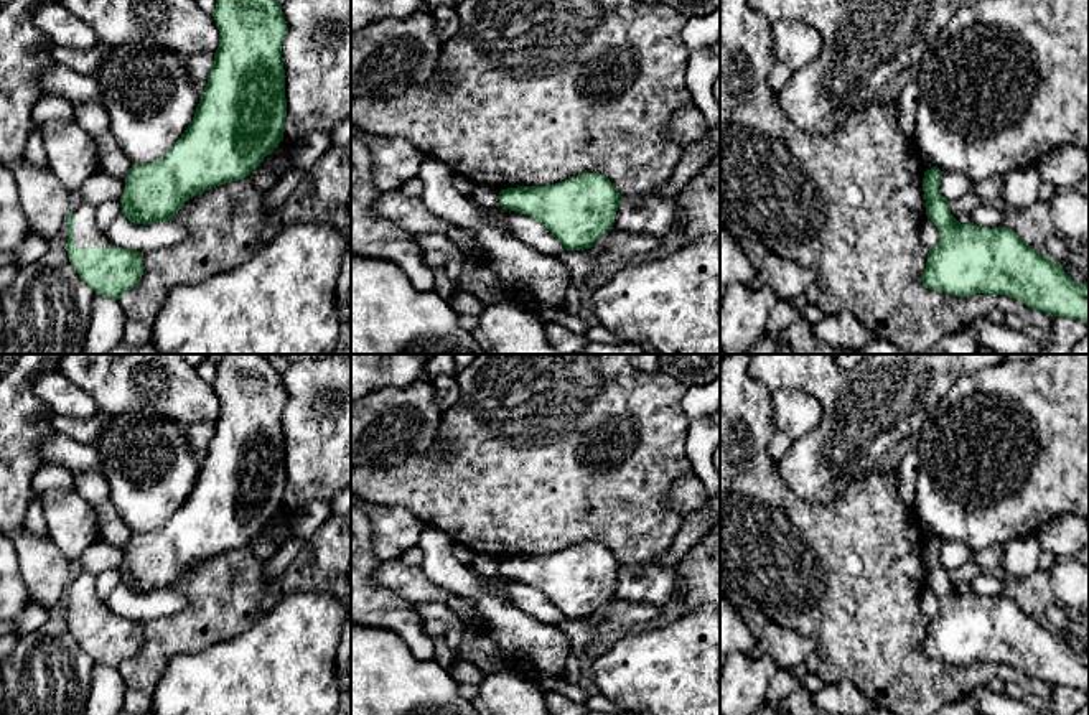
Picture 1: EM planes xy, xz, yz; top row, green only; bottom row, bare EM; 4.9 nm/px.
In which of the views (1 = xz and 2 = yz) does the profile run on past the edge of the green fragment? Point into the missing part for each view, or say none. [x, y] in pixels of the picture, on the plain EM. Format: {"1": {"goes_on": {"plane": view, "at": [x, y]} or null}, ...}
{"1": {"goes_on": null}, "2": {"goes_on": null}}

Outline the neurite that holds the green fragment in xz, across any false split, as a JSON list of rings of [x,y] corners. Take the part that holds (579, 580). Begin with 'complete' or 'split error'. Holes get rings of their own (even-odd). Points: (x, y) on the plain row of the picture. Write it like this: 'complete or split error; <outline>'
complete; [[[583,542],[555,554],[501,558],[498,575],[539,590],[567,619],[583,619],[611,598],[621,568],[605,544]]]

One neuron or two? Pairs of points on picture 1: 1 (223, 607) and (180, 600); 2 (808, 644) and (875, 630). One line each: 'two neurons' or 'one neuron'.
1: two neurons
2: two neurons

